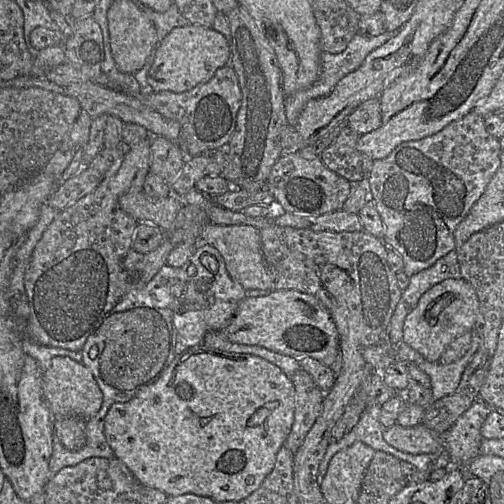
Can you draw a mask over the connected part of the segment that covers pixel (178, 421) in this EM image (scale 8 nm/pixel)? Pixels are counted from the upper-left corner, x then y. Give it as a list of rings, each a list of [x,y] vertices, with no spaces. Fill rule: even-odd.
[[[199,344],[177,355],[153,383],[140,389],[130,401],[112,405],[105,418],[105,437],[116,459],[124,463],[137,481],[145,487],[160,490],[168,497],[193,494],[219,502],[243,501],[260,487],[274,468],[277,453],[285,444],[294,422],[294,396],[291,378],[267,360],[250,354],[210,349]]]

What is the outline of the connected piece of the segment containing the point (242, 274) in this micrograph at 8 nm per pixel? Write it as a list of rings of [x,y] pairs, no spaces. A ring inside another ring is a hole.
[[[215,225],[204,226],[200,243],[215,247],[222,256],[226,270],[232,280],[245,290],[274,290],[267,263],[261,250],[259,230],[249,225]]]

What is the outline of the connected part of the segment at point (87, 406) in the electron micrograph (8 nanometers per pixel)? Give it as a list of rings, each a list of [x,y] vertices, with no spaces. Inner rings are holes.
[[[54,357],[51,360],[50,367],[43,373],[42,390],[52,417],[79,417],[88,421],[98,413],[103,402],[103,394],[91,371],[68,357]]]

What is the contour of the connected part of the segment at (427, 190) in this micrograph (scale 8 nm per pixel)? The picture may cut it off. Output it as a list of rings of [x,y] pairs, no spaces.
[[[471,111],[461,119],[451,122],[439,132],[420,140],[403,142],[384,159],[374,161],[372,170],[367,179],[369,185],[369,199],[374,201],[376,209],[383,222],[384,232],[382,241],[388,248],[393,249],[402,257],[403,272],[408,277],[432,266],[438,259],[456,249],[454,231],[458,224],[466,217],[474,203],[484,193],[489,181],[499,168],[501,151],[502,149],[500,147],[499,139],[493,137],[486,131],[484,117]]]

